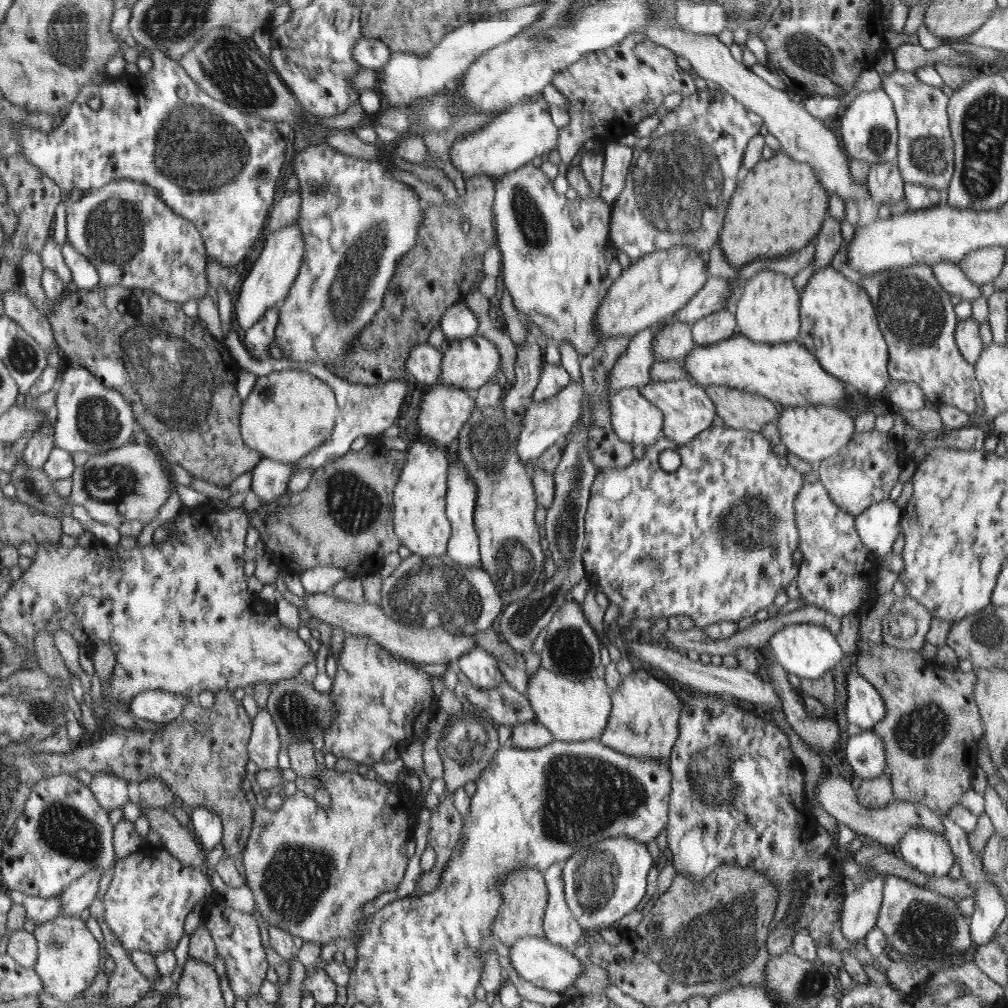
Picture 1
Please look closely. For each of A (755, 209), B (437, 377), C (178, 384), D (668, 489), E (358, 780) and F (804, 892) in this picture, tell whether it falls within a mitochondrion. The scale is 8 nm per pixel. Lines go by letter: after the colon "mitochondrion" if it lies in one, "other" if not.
A: other
B: other
C: mitochondrion
D: other
E: other
F: other

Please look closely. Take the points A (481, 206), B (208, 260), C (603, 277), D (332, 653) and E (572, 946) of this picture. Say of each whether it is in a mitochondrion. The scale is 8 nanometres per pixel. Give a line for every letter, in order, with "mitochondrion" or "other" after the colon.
A: other
B: other
C: other
D: other
E: other

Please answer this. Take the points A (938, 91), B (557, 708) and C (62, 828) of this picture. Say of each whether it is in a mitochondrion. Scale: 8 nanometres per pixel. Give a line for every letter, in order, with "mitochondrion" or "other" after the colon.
A: other
B: other
C: mitochondrion

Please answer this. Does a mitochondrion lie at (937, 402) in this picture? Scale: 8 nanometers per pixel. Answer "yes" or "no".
no

